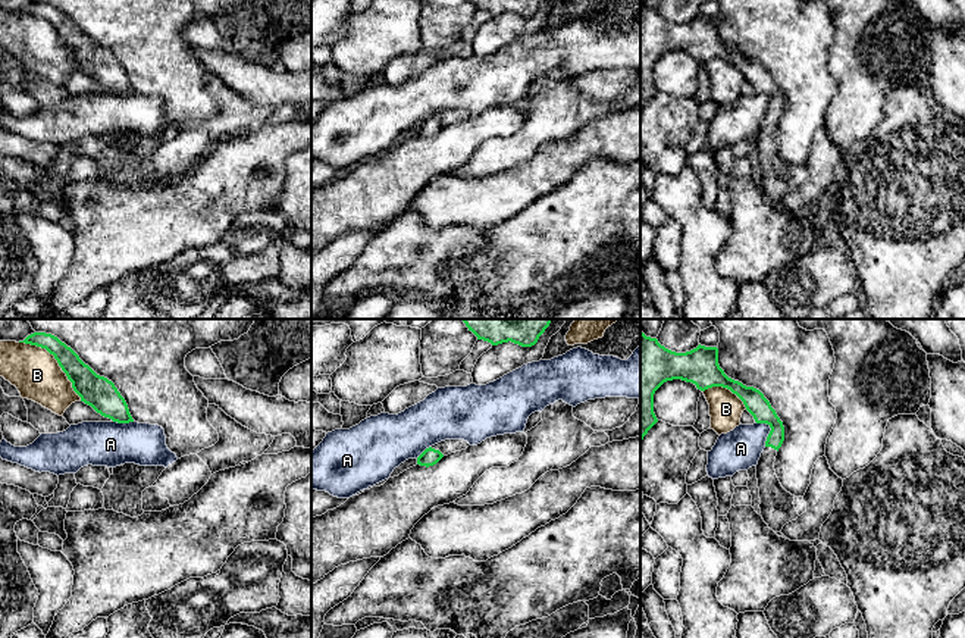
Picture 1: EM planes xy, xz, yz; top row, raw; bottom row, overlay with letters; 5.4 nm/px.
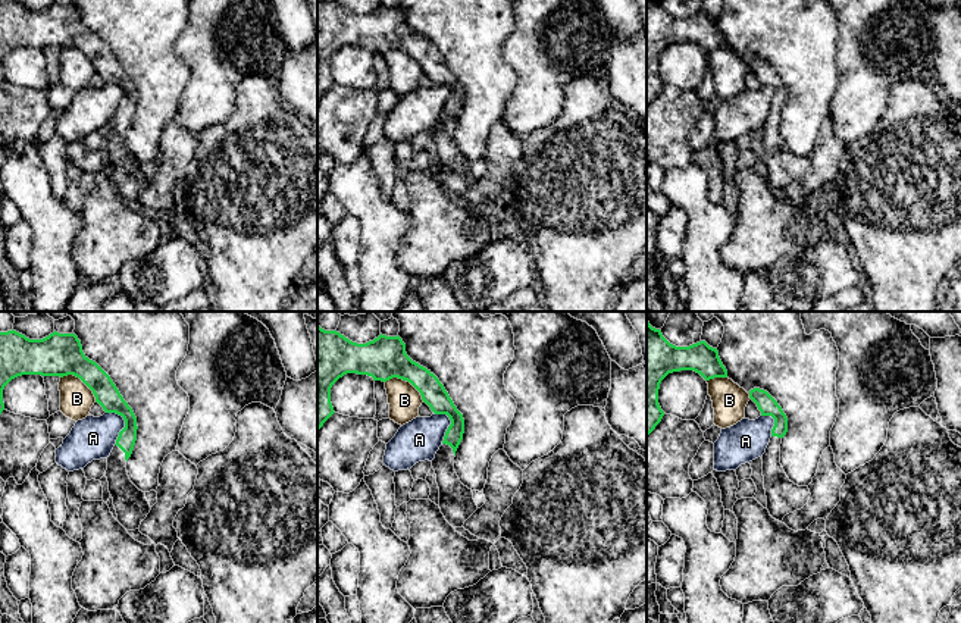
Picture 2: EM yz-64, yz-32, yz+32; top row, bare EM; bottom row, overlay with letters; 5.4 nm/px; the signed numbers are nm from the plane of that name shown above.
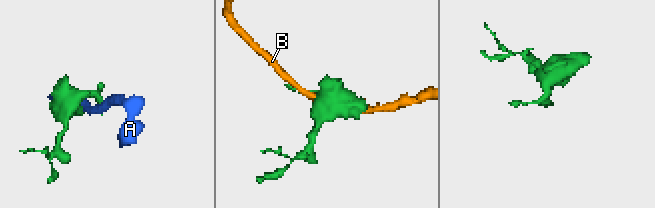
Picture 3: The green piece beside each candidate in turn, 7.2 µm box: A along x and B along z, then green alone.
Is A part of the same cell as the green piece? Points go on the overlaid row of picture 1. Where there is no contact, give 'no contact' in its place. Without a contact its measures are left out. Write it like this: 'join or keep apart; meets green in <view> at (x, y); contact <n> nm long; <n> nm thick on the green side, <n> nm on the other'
keep apart; meets green in yz at (771, 429); contact 160 nm long; 120 nm thick on the green side, 220 nm on the other

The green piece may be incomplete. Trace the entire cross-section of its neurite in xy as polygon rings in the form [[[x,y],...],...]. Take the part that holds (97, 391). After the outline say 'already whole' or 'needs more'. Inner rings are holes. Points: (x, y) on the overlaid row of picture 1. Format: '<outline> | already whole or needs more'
[[[34,332],[19,343],[46,348],[53,354],[72,382],[73,391],[81,397],[81,401],[91,406],[97,413],[118,423],[134,422],[128,404],[115,384],[97,375],[57,337],[46,332]]] | already whole

